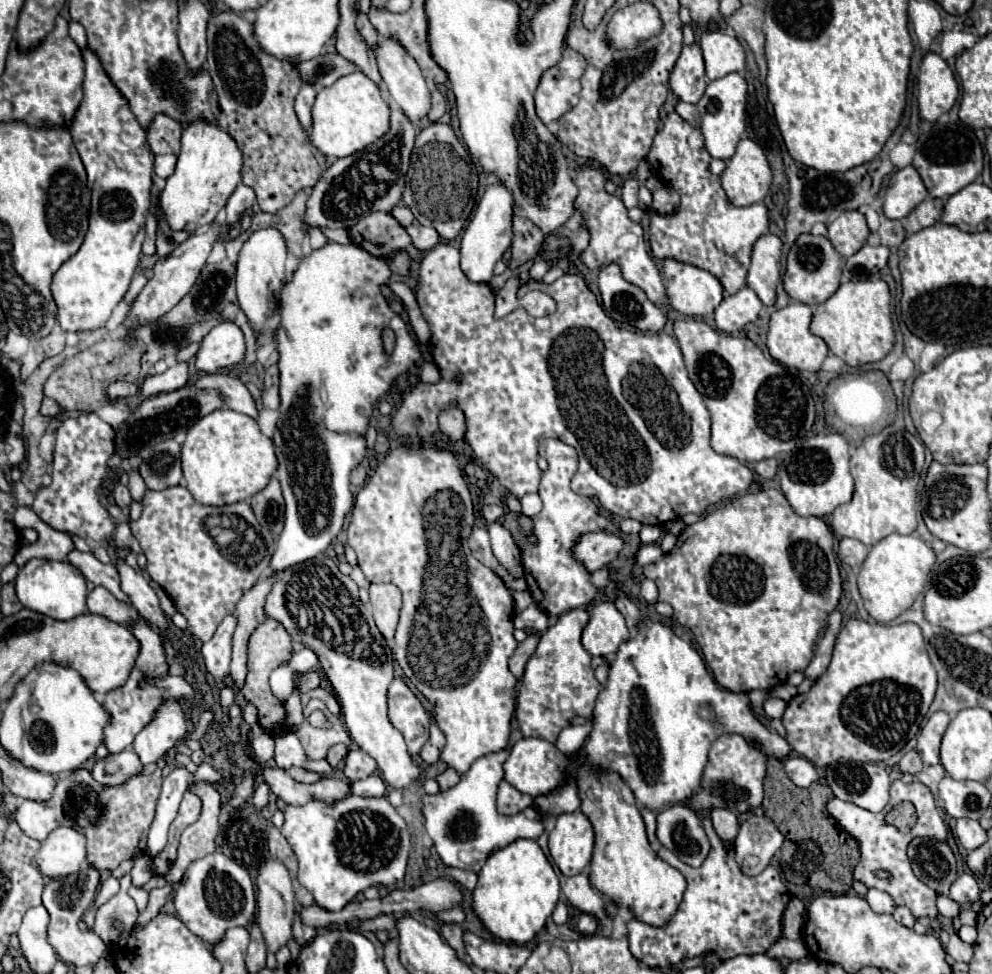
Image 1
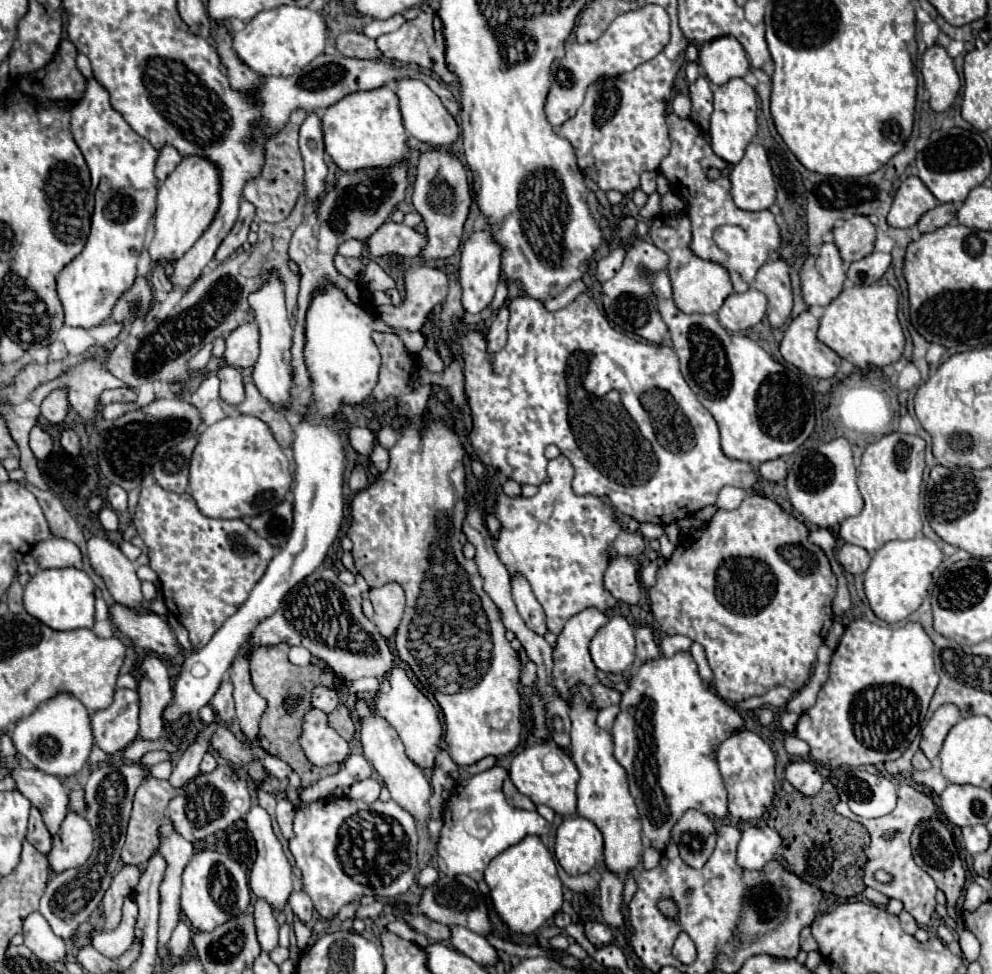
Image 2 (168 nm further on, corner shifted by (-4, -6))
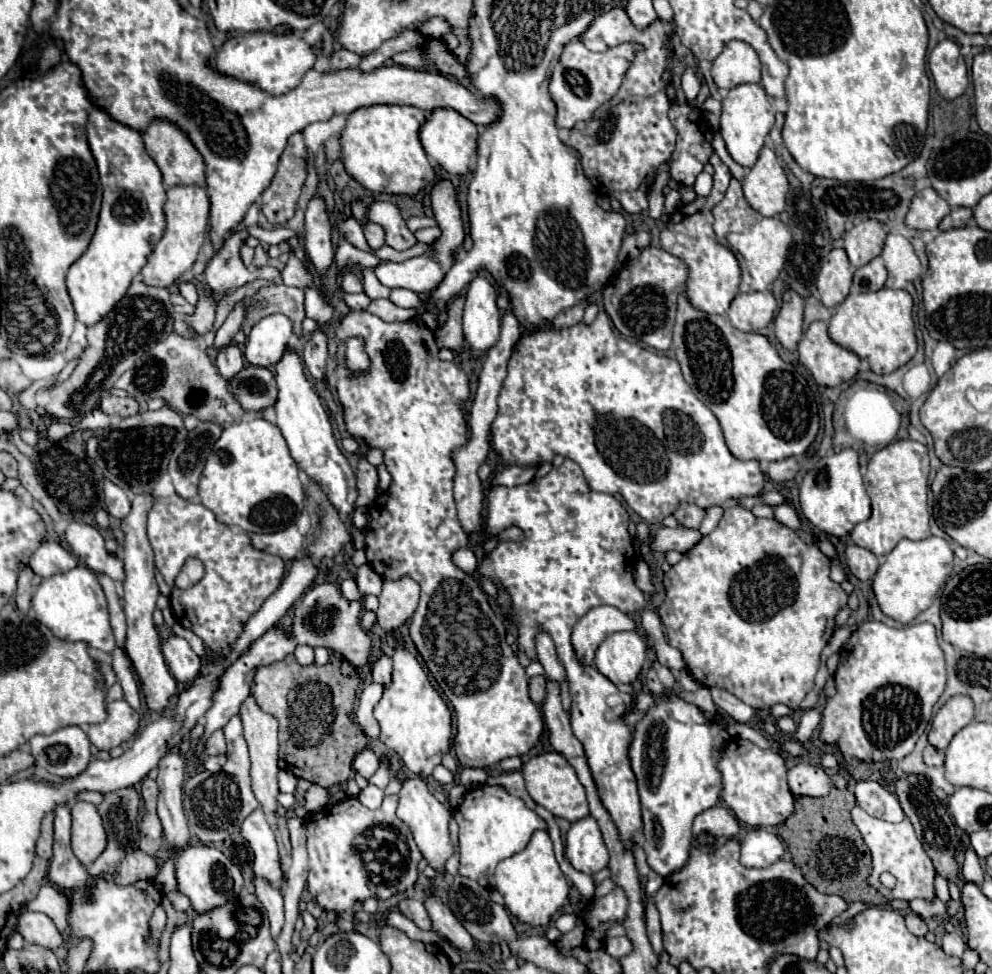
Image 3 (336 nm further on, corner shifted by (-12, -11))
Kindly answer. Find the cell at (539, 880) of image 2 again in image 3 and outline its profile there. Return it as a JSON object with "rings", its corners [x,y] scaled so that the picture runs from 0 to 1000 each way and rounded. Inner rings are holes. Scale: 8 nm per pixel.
{"rings":[[[541,852],[531,871],[523,877],[517,877],[515,881],[509,881],[501,887],[499,893],[499,908],[501,914],[507,916],[509,932],[523,943],[525,947],[531,947],[535,951],[551,951],[555,940],[572,926],[574,908],[568,899],[559,877],[557,877],[557,864],[549,852]]]}

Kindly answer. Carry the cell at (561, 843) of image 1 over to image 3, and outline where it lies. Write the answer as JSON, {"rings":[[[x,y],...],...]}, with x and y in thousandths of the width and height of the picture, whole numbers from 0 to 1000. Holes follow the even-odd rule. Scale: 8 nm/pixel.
{"rings":[[[598,838],[576,846],[570,862],[570,881],[580,893],[590,897],[602,897],[614,887],[614,875]]]}

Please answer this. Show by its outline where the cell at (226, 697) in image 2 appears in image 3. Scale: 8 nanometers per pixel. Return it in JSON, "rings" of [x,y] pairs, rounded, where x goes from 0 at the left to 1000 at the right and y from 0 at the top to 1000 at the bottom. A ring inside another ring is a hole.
{"rings":[[[235,735],[229,745],[225,747],[227,760],[229,760],[229,782],[219,793],[213,795],[209,791],[199,793],[193,797],[184,807],[184,830],[186,838],[191,842],[191,854],[201,860],[205,867],[215,867],[231,860],[241,852],[245,842],[261,830],[259,819],[253,813],[253,797],[251,797],[251,774],[249,774],[249,762],[245,758],[245,745],[243,737]]]}

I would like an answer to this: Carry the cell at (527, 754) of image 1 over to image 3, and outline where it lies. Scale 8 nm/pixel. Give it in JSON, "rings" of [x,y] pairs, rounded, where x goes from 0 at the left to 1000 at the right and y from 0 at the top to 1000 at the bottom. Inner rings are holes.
{"rings":[[[551,772],[551,774],[543,774],[543,776],[533,778],[527,784],[525,793],[527,793],[529,807],[531,807],[531,813],[535,815],[535,819],[541,825],[545,825],[547,830],[551,830],[553,834],[557,834],[559,838],[570,840],[574,844],[582,844],[582,842],[594,838],[594,825],[590,819],[590,809],[582,801],[578,786],[564,772]]]}

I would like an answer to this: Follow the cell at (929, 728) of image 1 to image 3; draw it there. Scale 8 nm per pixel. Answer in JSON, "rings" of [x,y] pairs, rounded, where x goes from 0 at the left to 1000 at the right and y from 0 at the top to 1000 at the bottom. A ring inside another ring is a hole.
{"rings":[[[961,715],[957,717],[947,731],[941,735],[936,749],[936,764],[953,770],[959,758],[977,741],[981,741],[981,719],[977,715]]]}

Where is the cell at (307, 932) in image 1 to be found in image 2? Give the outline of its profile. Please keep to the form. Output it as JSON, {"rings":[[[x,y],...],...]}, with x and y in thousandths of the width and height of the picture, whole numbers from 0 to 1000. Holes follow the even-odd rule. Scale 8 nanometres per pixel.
{"rings":[[[295,917],[291,921],[291,931],[295,933],[297,941],[305,948],[311,948],[314,946],[314,939],[316,939],[316,927],[311,923],[309,917]]]}

